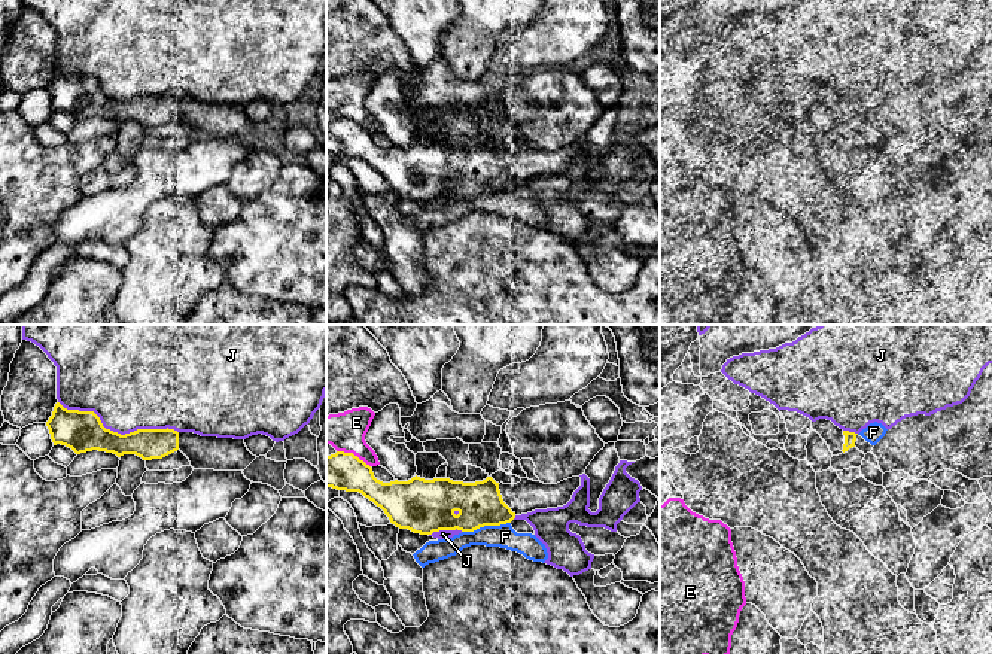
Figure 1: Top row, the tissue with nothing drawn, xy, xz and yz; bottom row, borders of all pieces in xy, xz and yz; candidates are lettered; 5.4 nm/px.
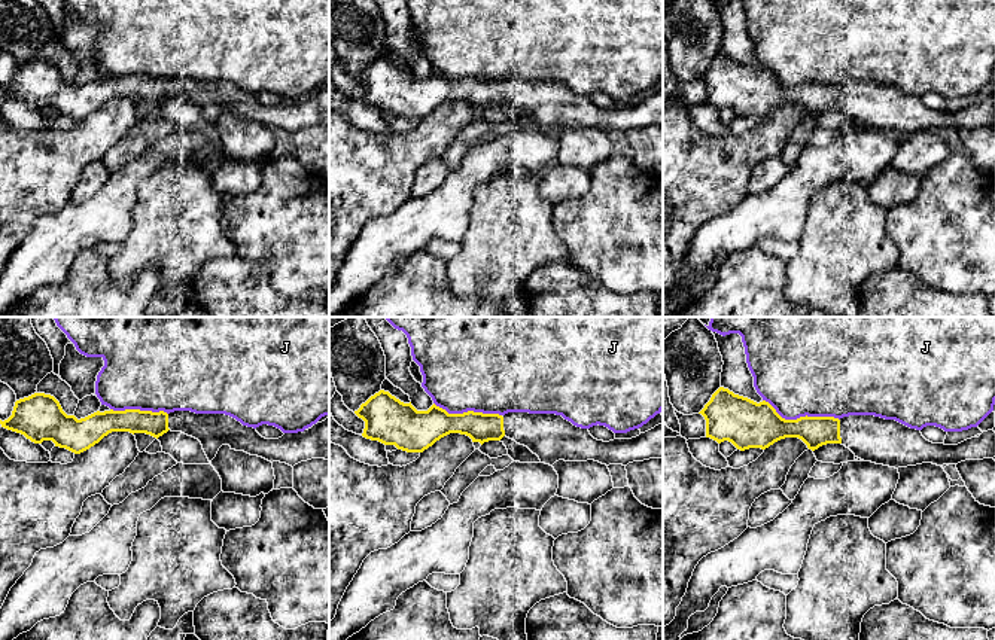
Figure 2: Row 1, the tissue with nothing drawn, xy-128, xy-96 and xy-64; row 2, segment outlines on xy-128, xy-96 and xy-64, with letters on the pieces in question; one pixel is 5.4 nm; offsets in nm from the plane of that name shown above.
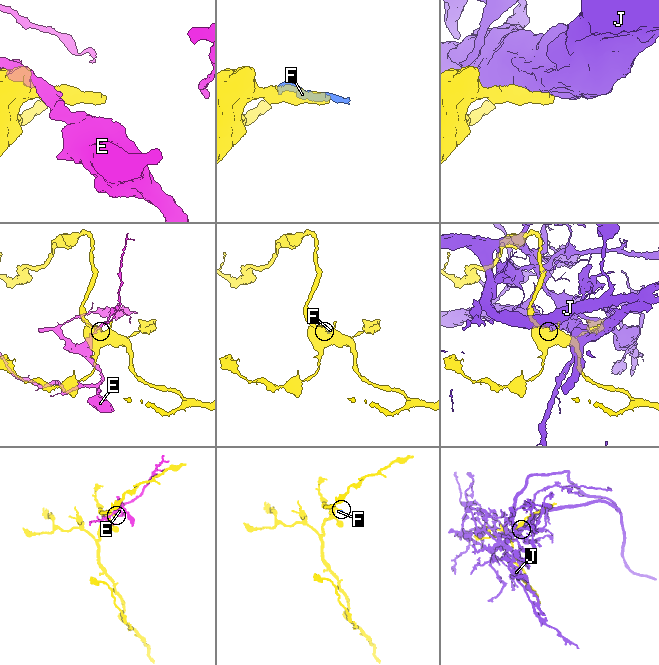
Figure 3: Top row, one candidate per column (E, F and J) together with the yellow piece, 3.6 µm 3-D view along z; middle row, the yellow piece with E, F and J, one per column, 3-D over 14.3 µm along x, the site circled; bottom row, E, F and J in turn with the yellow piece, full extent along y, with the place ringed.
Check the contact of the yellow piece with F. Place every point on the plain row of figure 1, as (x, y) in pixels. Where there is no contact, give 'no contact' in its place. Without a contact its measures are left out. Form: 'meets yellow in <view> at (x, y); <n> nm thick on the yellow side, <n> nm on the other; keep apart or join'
meets yellow in xz at (486, 191); 240 nm thick on the yellow side, 120 nm on the other; keep apart

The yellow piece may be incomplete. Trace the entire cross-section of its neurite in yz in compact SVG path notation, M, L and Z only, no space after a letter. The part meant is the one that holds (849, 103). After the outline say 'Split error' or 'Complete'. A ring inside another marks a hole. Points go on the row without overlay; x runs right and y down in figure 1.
M819 85L812 88L812 95L816 97L821 104L827 109L833 122L839 122L849 115L855 113L856 101L855 98L843 97L836 92L831 86Z. Split error

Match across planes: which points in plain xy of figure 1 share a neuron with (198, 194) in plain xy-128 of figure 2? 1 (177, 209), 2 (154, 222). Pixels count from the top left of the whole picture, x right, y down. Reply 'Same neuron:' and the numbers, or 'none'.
Same neuron: 1, 2

